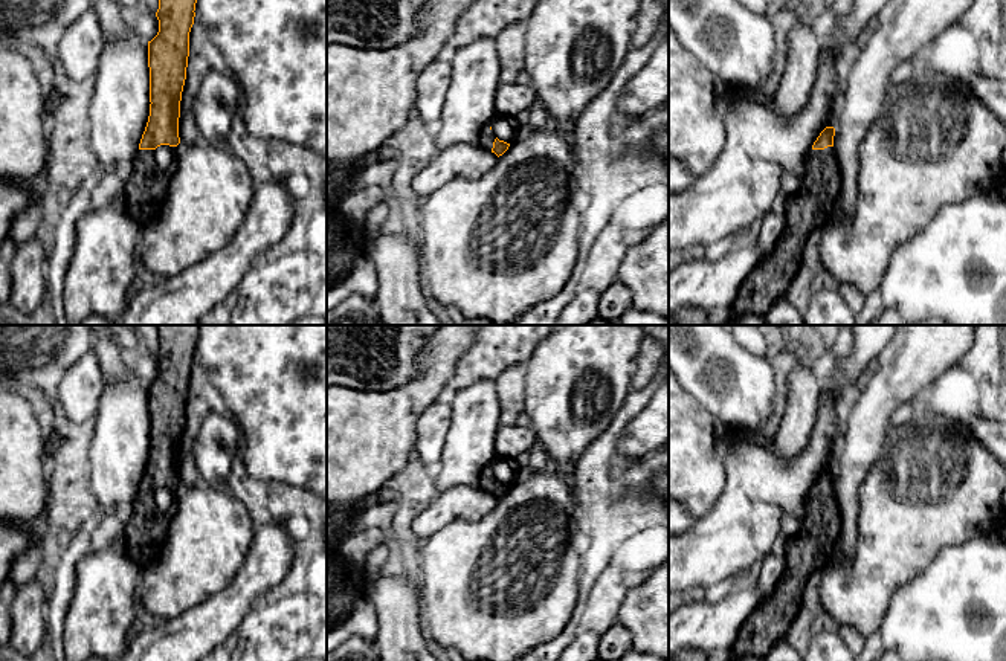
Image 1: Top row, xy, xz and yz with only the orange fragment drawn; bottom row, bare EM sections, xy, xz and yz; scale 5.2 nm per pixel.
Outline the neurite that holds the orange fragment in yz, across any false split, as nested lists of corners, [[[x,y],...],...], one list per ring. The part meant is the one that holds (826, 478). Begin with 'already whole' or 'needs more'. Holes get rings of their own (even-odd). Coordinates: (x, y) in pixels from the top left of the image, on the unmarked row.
needs more; [[[826,469],[812,487],[801,514],[801,528],[785,550],[786,569],[774,592],[763,598],[736,635],[727,661],[765,655],[786,637],[798,614],[808,580],[821,571],[833,554],[841,531],[838,501],[833,492],[835,470]]]

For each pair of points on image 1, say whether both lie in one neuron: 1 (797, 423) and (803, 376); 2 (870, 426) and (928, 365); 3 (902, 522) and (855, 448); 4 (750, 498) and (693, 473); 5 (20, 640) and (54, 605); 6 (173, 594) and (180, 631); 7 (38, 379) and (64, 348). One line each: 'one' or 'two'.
1: one
2: one
3: two
4: two
5: two
6: two
7: one

